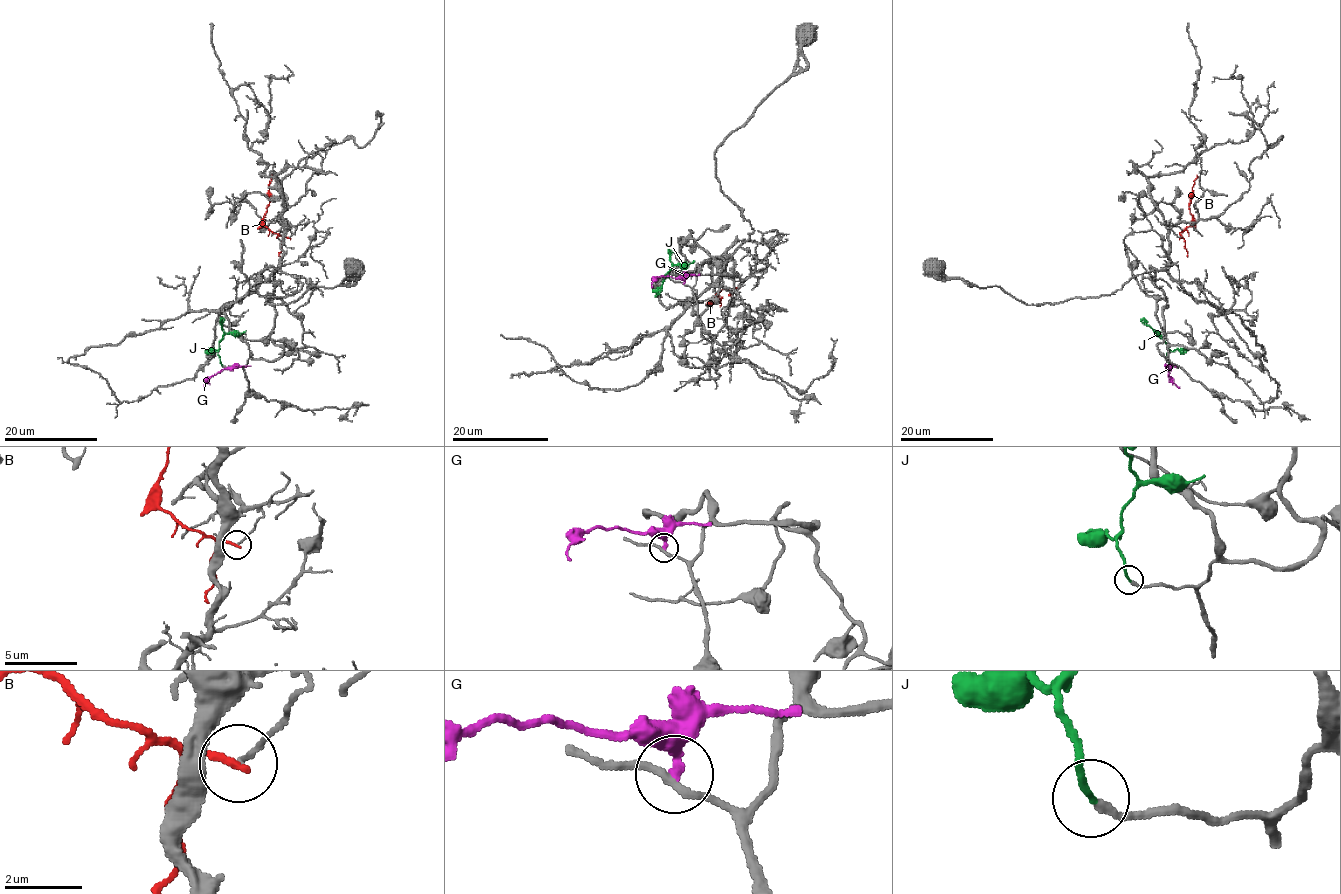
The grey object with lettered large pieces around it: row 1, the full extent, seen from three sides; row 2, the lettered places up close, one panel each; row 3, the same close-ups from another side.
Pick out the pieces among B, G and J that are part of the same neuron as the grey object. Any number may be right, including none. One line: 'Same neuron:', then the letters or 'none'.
Same neuron: J

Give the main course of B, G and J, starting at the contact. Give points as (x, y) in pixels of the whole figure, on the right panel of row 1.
B: (1179, 238), (1191, 224), (1188, 204), (1197, 175)
G: (1174, 367), (1173, 364), (1169, 369), (1169, 377), (1179, 388)
J: (1171, 364), (1167, 361), (1169, 347), (1153, 330)

